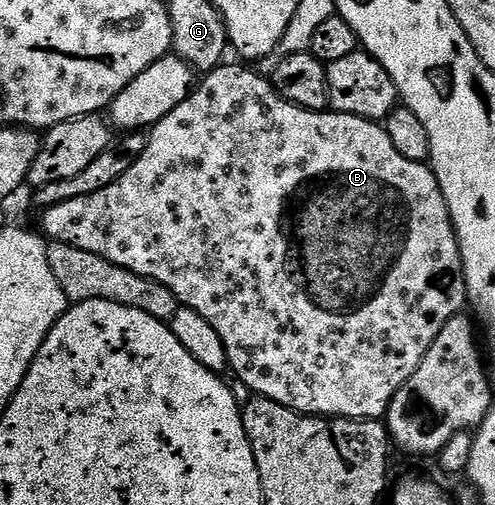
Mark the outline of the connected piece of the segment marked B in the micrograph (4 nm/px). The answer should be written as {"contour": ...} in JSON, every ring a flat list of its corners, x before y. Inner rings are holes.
{"contour":[[222,64,217,69,208,71,202,77,205,79,202,82,200,79,196,83,195,89,187,96,187,100,183,100,183,104,179,104,179,108,175,108,175,112,167,112,167,116,163,116,163,120,159,120,151,127,147,134,149,143,147,148,143,148,143,156,139,156,139,160,135,160,135,164,131,168,127,168,127,172,123,172,123,176,119,176,119,180,115,180,115,184,107,184,107,188,94,194,84,194,67,202,61,202,59,205,48,207,42,213,45,215,41,218,42,228,40,227,40,229,49,242,62,242,63,244,71,244,75,248,83,248,83,252,103,256,103,260,107,260,119,268,127,268,139,276,150,278,167,287,177,297,181,306,199,312,199,316,203,316,203,320,207,320,207,324,211,324,211,328,215,328,215,332,219,332,219,340,223,340,223,348,227,352,228,369,234,370,238,380,247,389,253,390,249,392,254,395,270,398,275,404,285,406,288,410,294,410,297,414,308,414,319,418,384,419,389,412,389,405,395,392,399,392,399,388,403,388,403,384,407,384,407,380,411,380,411,376,415,376,419,364,423,364,423,356,427,356,431,344,435,344,435,336,439,336,439,332,443,332,445,325,453,318,458,317,467,306,465,273,461,267,457,233,449,215,447,200,443,200,443,192,439,188,437,177,434,176,432,169,426,163,407,160,403,156,399,156,399,151,395,149,395,144,391,144,391,136,387,136,385,127,381,122,372,122,366,118,350,114,305,110,301,106,296,106,294,102,286,102,277,93,272,81,266,75,264,78,263,75,256,74,253,68,246,68,244,65,241,65,242,67,229,65]]}

